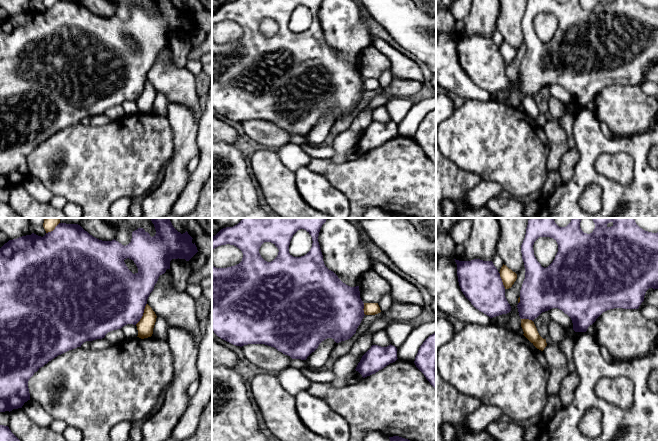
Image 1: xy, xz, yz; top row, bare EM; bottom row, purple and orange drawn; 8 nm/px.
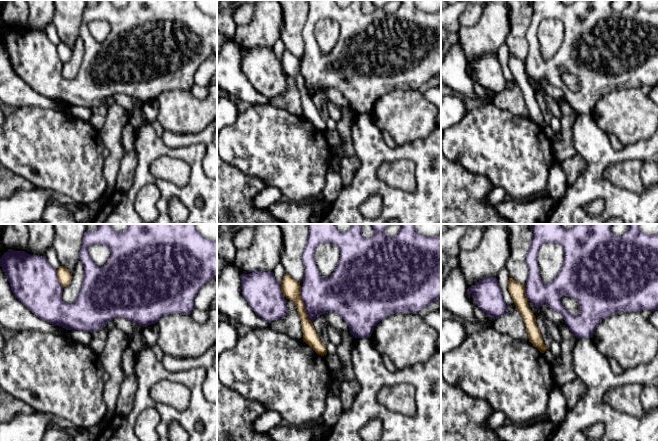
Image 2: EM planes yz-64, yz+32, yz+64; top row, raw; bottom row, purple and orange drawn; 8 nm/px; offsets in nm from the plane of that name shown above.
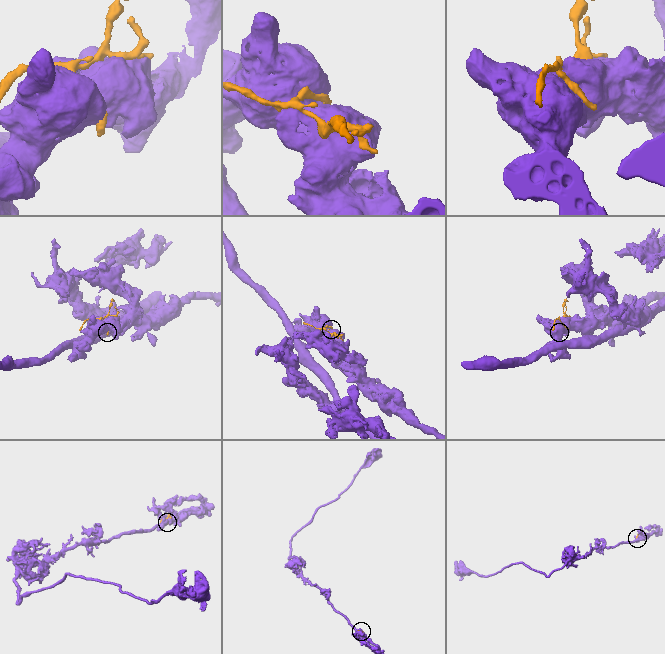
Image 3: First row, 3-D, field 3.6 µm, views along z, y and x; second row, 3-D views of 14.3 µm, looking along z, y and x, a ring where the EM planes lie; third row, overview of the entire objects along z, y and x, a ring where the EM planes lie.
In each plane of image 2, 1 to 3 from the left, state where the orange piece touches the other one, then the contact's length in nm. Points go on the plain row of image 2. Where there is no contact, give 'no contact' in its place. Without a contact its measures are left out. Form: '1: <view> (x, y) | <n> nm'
1: yz-64 (57, 55) | 160 nm
2: yz+32 (305, 82) | 280 nm
3: yz+64 (526, 70) | 110 nm

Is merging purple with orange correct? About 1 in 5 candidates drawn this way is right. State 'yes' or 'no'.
no

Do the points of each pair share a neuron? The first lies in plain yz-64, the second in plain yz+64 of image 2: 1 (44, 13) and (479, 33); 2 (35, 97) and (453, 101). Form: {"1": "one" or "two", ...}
{"1": "one", "2": "two"}

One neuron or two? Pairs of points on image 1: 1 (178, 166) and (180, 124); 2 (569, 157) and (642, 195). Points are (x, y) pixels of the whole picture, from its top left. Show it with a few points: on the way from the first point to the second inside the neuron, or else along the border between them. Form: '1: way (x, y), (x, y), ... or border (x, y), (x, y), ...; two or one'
1: way (180, 156), (180, 134); one
2: border (575, 147), (577, 162), (573, 176), (566, 182); two

